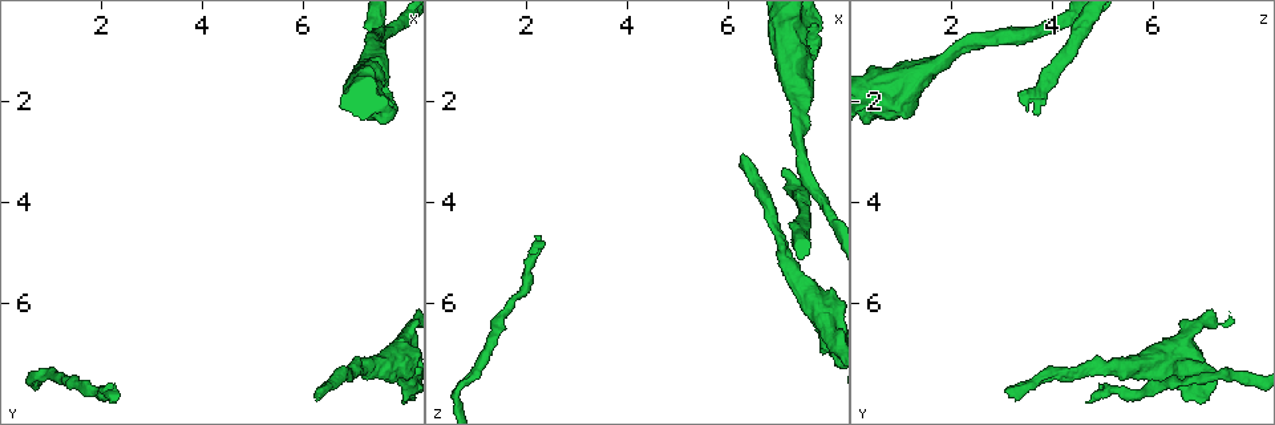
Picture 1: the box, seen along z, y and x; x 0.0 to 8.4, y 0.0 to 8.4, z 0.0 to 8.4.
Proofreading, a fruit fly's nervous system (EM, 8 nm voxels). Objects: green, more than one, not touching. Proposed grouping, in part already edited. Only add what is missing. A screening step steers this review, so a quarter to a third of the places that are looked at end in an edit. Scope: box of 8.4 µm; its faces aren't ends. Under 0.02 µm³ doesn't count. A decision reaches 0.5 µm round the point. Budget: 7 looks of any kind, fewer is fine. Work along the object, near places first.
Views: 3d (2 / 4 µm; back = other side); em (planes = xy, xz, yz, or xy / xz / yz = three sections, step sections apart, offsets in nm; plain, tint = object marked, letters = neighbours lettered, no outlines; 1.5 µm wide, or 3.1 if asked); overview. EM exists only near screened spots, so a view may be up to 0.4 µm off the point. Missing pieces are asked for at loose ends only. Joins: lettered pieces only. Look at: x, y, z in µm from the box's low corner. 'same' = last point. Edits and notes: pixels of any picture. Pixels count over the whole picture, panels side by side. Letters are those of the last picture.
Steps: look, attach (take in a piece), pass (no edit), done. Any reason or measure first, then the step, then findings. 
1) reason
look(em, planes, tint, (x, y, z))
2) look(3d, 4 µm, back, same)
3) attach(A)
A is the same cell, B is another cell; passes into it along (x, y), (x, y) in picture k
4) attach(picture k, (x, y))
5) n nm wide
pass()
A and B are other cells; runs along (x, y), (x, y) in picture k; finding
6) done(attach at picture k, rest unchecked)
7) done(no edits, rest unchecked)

free end
look(3d, 4 µm, (7.15, 2.15, 3.50))

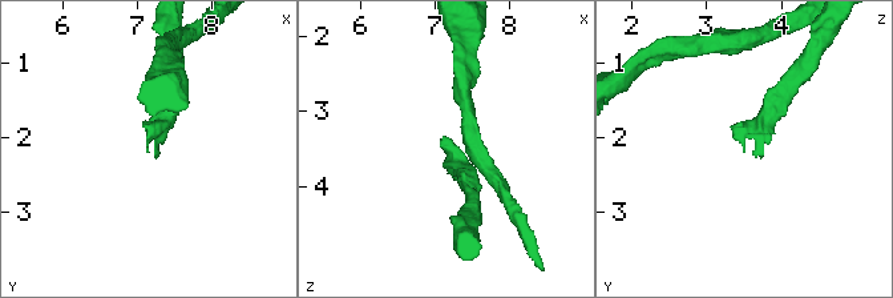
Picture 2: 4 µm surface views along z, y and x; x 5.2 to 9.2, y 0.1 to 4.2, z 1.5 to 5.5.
look(em, xz, step 4, letters, (7.15, 2.20, 3.50))

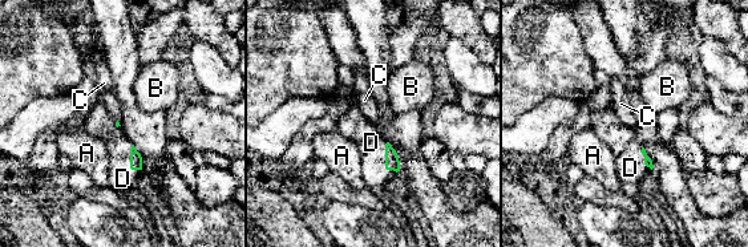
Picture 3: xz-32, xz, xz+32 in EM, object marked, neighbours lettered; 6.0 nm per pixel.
look(em, planes, letters, same)

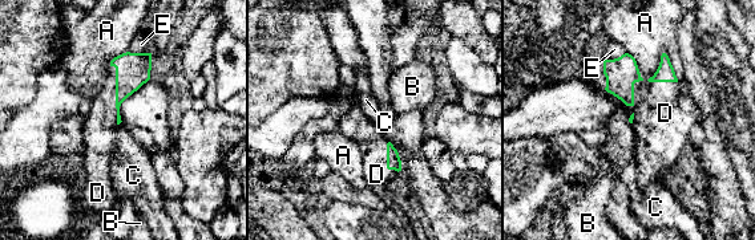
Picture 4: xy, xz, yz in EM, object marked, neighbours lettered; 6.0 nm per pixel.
attach(D)
D is the same cell, A, B, C and E are other cells; passes into it along (132, 69), (116, 94), (99, 130) in picture 4; the cell continues

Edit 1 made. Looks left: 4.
look(overview)

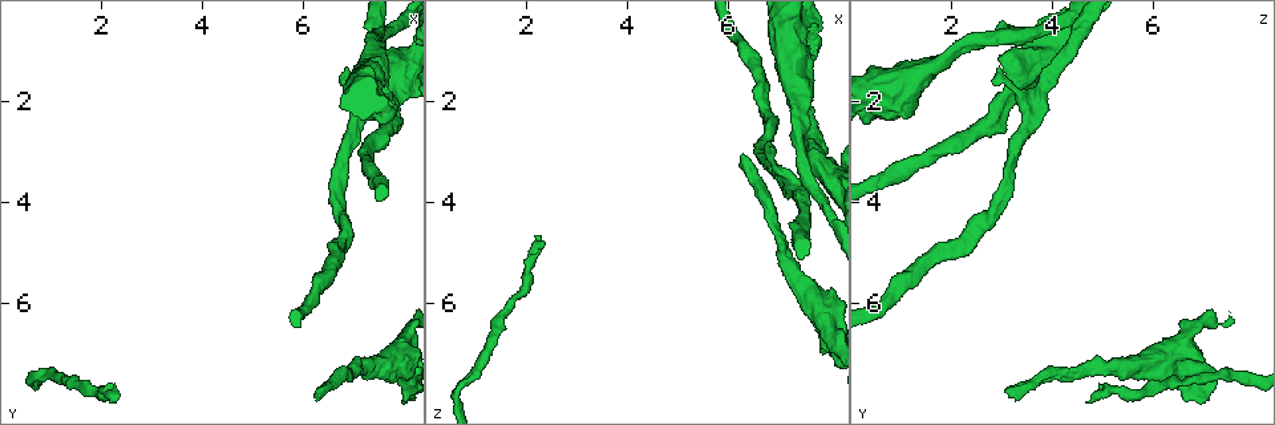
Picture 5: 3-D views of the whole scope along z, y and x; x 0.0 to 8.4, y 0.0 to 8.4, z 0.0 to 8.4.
an open end
look(3d, 4 µm, (7.75, 2.05, 0.70))

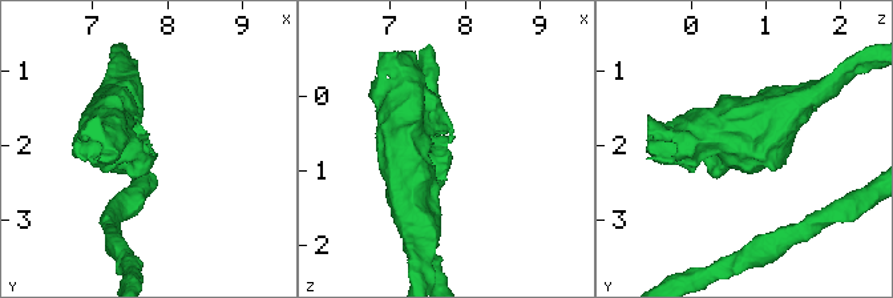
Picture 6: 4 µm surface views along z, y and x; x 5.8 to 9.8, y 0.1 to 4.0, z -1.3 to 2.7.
look(em, 3.1 µm, planes, tint, (7.80, 2.05, 0.65))

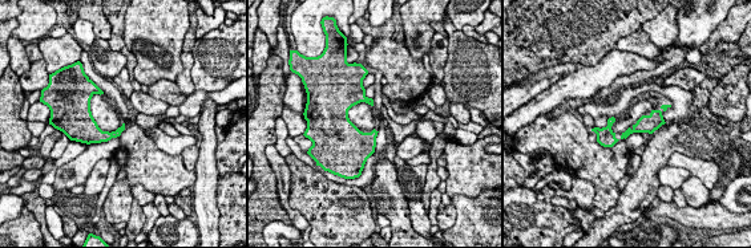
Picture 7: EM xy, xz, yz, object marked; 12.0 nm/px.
see the neighbours
look(em, 3.1 µm, planes, letters, same)

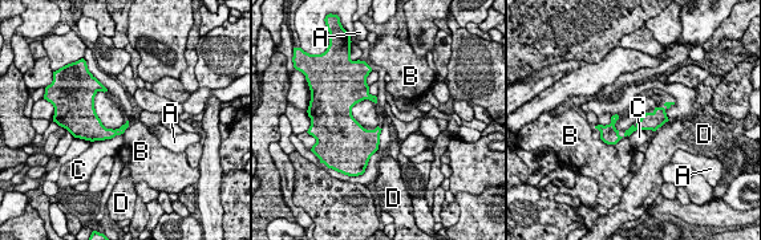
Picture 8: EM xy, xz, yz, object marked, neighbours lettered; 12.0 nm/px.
C touches over 400 nm
pass()
A, B, C and D are other cells; border along (626, 135), (615, 143), (599, 138) in picture 8; none of them fits

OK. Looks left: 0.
done(attach at picture 4, rest unchecked)

